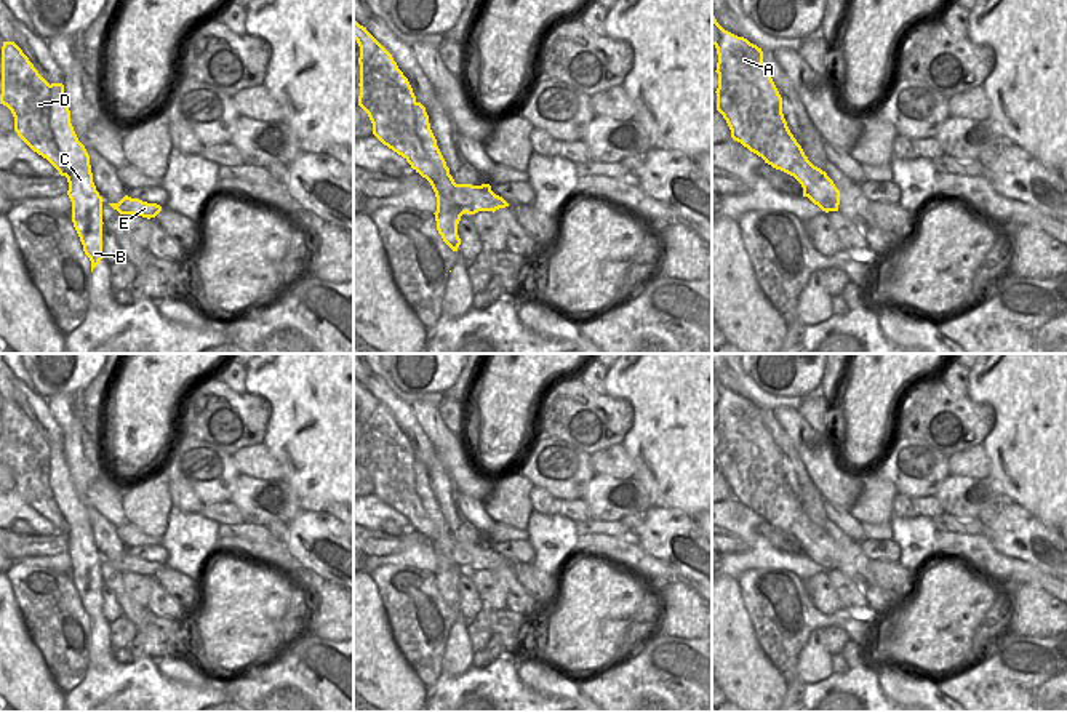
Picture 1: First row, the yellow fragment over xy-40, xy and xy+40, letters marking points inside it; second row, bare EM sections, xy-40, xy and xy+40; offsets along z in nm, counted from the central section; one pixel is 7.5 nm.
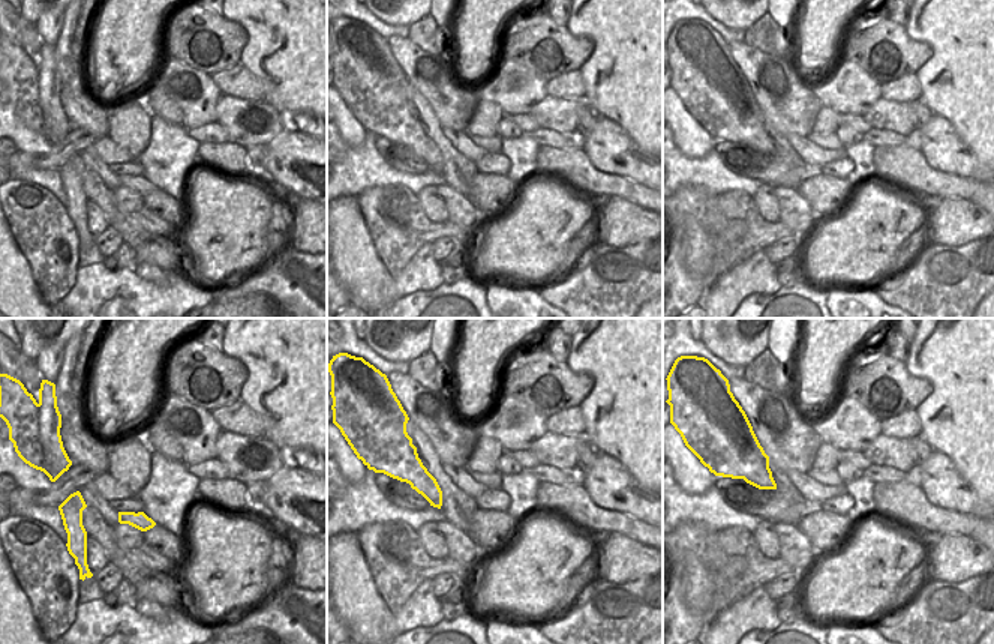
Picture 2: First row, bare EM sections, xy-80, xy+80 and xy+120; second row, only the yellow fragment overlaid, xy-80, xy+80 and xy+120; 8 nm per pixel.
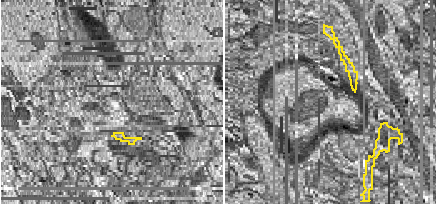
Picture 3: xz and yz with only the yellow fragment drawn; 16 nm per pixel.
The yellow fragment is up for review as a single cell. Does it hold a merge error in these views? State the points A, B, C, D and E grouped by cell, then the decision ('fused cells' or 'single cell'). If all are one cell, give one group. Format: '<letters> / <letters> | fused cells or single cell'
A D E / B C | fused cells

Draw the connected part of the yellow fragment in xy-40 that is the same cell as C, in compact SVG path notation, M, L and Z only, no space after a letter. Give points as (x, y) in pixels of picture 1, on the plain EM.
M51 442L51 488L58 506L66 512L72 526L67 536L67 554L72 560L72 581L91 619L91 630L102 618L102 555L93 541L90 514L78 499L70 482L64 443Z

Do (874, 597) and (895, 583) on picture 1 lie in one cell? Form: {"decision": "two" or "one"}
{"decision": "two"}

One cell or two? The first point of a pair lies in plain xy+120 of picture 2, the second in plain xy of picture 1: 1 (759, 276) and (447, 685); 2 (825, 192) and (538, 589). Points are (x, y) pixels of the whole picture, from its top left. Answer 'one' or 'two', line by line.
1: two
2: one

